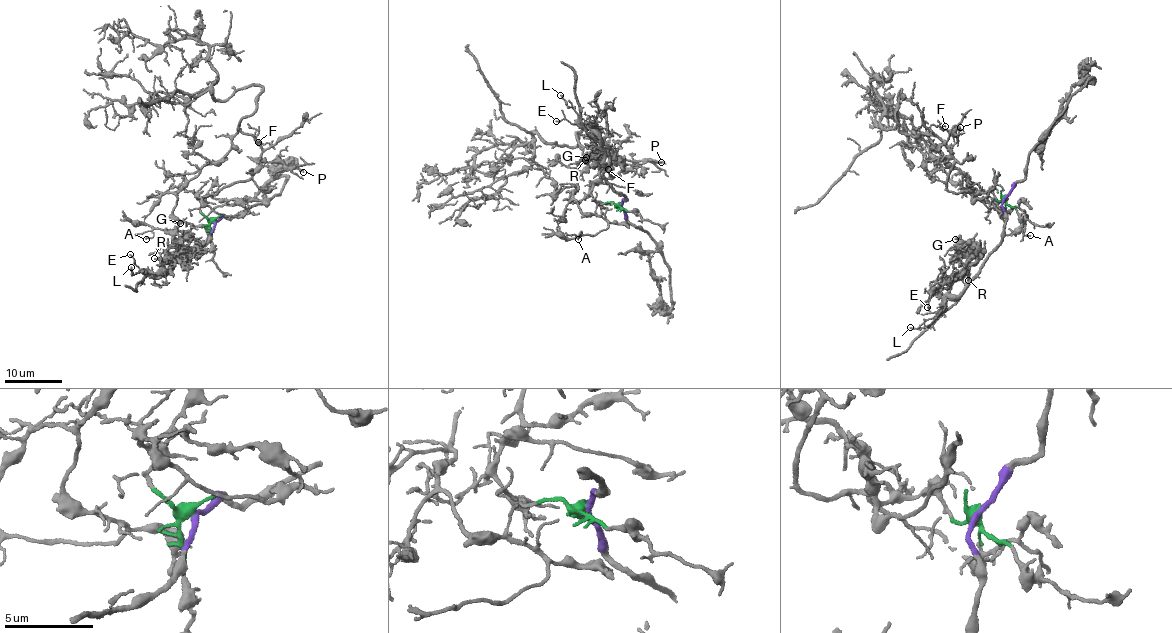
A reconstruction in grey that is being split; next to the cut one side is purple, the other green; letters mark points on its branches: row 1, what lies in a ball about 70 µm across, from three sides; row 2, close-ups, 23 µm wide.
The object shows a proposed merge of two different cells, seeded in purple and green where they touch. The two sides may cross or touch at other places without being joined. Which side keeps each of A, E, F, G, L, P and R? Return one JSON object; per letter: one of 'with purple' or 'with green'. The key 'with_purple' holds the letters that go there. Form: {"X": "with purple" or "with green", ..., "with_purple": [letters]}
{"A": "with green", "E": "with purple", "F": "with green", "G": "with purple", "L": "with purple", "P": "with green", "R": "with purple", "with_purple": ["E", "G", "L", "R"]}

